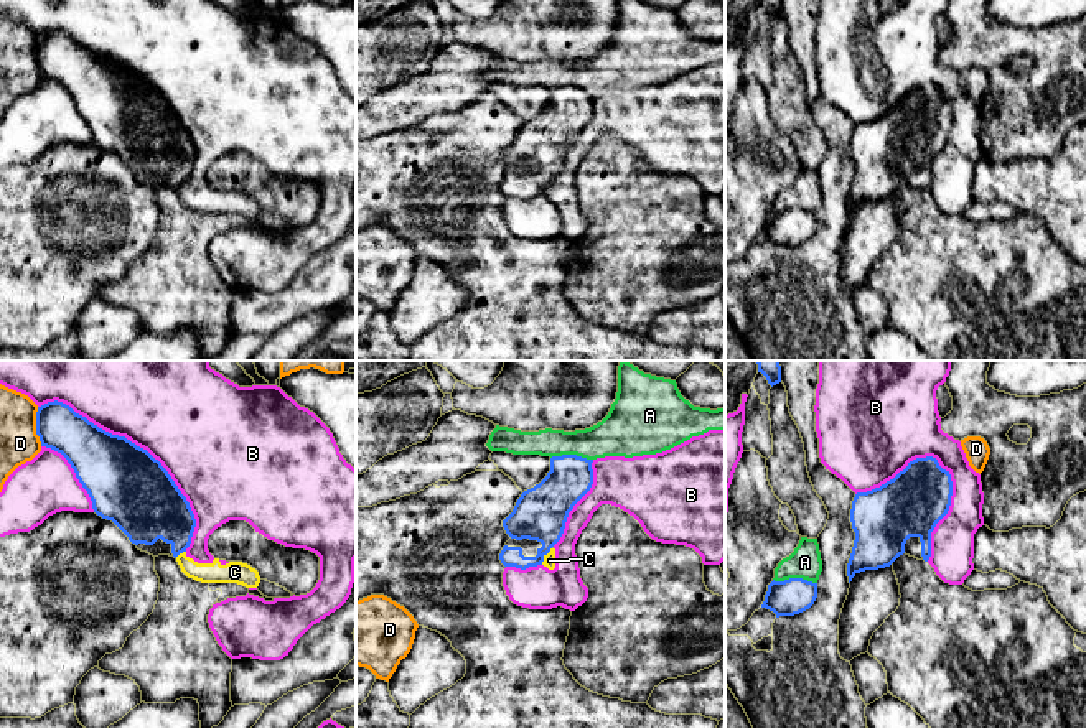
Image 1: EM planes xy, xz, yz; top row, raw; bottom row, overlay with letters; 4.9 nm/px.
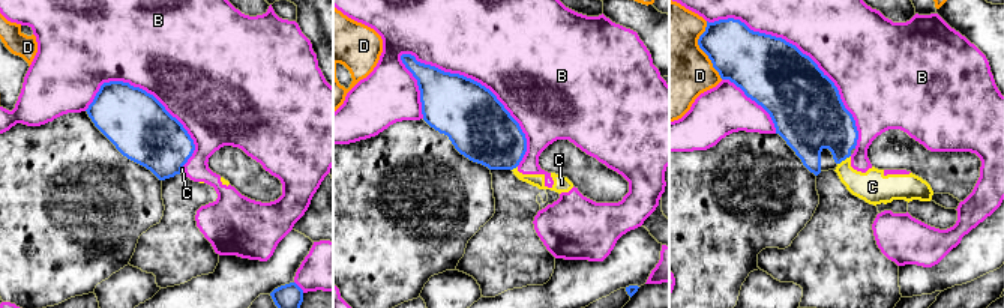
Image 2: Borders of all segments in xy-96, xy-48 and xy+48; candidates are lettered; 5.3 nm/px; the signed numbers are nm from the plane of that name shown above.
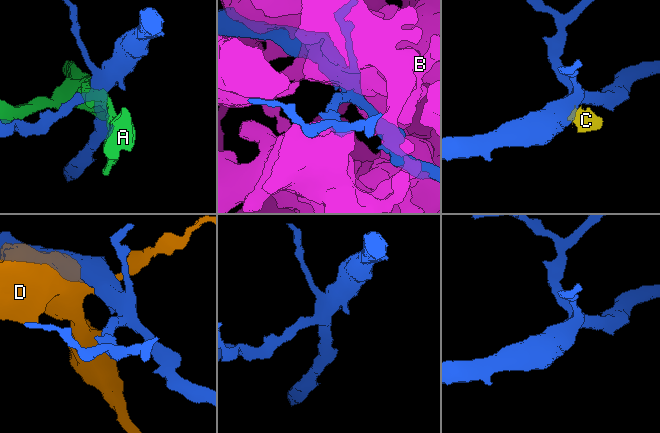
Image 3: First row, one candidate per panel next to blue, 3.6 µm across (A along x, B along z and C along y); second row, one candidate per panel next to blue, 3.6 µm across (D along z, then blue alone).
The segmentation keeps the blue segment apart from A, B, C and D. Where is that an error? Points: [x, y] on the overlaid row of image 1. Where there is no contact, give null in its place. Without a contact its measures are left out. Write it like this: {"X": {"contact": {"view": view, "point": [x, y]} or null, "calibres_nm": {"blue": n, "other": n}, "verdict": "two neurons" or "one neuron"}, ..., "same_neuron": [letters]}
{"A": {"contact": {"view": "yz", "point": [795, 578]}, "calibres_nm": {"blue": 180, "other": 160}, "verdict": "two neurons"}, "B": {"contact": {"view": "xy", "point": [142, 448]}, "calibres_nm": {"blue": 380, "other": 500}, "verdict": "two neurons"}, "C": {"contact": {"view": "xz", "point": [546, 554]}, "calibres_nm": {"blue": 260, "other": 60}, "verdict": "two neurons"}, "D": {"contact": {"view": "xy", "point": [37, 427]}, "calibres_nm": {"blue": 220, "other": 190}, "verdict": "two neurons"}, "same_neuron": []}

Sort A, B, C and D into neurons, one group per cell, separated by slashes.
A / B C / D

